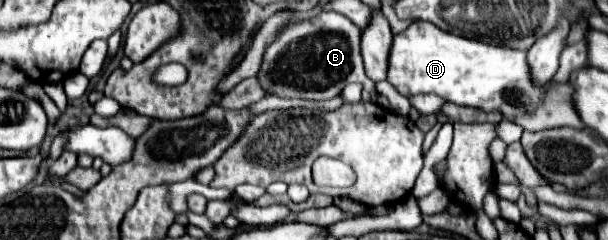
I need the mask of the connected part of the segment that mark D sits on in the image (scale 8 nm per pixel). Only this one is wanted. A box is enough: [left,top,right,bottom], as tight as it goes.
[387,20,587,132]

